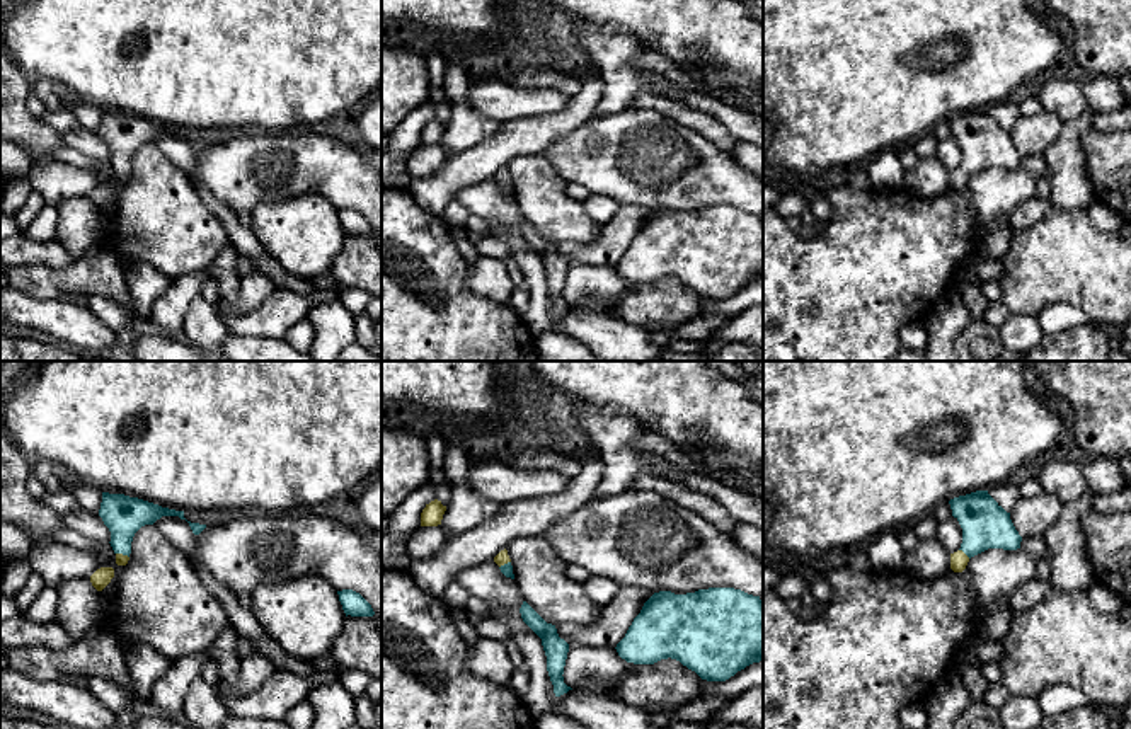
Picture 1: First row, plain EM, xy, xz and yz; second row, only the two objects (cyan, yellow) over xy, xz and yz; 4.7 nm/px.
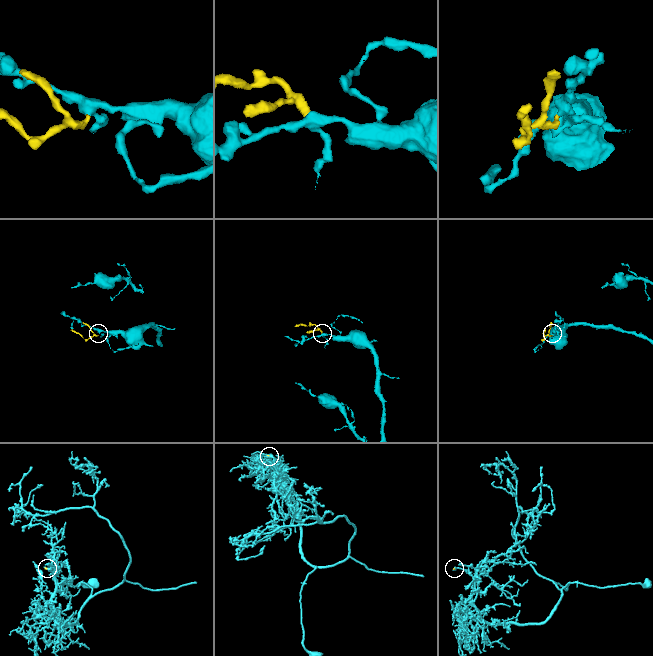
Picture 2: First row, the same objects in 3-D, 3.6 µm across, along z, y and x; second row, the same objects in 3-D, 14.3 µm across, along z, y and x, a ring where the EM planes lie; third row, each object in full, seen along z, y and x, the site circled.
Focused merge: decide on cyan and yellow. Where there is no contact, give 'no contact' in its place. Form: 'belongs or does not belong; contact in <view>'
belongs; contact in yz

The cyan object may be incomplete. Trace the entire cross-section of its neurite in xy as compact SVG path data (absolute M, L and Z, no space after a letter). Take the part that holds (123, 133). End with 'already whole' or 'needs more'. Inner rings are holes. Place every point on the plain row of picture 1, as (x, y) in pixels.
M102 111L99 135L111 150L109 162L116 172L118 184L128 182L133 155L141 145L153 143L162 135L179 135L181 138L186 138L184 129L109 111Z; needs more

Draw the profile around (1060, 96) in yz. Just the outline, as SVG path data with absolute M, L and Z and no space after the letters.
M1061 73L1048 78L1037 97L1042 111L1059 118L1063 123L1078 119L1088 109L1082 85Z

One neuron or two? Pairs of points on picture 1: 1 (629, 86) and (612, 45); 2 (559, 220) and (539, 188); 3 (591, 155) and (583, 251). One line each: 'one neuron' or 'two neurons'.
1: one neuron
2: one neuron
3: two neurons

